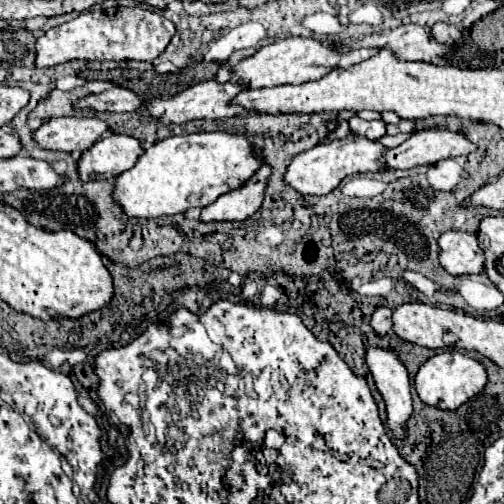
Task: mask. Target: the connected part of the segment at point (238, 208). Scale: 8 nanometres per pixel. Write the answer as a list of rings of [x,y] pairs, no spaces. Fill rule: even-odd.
[[[262,166],[242,188],[228,192],[224,196],[220,196],[214,204],[206,206],[202,210],[202,220],[210,222],[210,220],[246,220],[248,216],[252,216],[264,200],[264,190],[268,184],[268,178],[272,174],[272,166]]]

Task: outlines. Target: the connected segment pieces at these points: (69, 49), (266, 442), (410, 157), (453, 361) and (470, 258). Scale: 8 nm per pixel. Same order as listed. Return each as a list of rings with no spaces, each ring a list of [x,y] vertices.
[[[114,6],[88,10],[58,28],[50,28],[36,42],[36,66],[50,68],[68,60],[154,60],[174,34],[174,22],[148,8]]]
[[[270,429],[266,432],[263,441],[260,444],[261,448],[280,449],[285,442],[285,434],[276,429]]]
[[[418,130],[404,144],[386,152],[386,168],[414,168],[446,158],[464,156],[476,150],[466,134],[452,130]]]
[[[458,350],[438,352],[430,360],[426,360],[420,366],[418,374],[414,376],[414,386],[416,386],[416,392],[422,398],[422,402],[436,406],[440,410],[454,410],[454,408],[462,406],[464,402],[468,402],[470,398],[480,394],[486,384],[488,384],[486,366]]]
[[[448,230],[438,238],[440,264],[448,274],[480,274],[484,268],[484,252],[478,246],[476,234]]]

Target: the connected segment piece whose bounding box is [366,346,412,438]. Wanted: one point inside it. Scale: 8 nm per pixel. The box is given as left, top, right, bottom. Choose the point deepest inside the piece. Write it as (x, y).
(391, 377)

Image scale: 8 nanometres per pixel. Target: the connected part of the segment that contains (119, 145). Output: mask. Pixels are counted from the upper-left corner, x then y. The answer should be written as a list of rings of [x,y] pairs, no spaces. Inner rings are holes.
[[[108,134],[100,138],[78,160],[78,172],[82,180],[110,180],[136,164],[136,158],[144,154],[138,138],[128,134]]]

